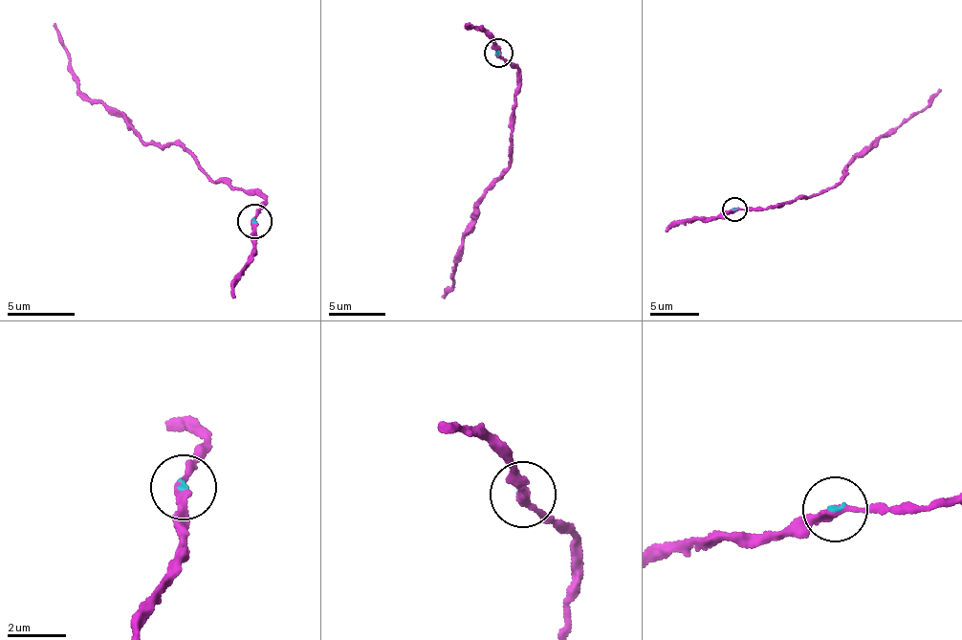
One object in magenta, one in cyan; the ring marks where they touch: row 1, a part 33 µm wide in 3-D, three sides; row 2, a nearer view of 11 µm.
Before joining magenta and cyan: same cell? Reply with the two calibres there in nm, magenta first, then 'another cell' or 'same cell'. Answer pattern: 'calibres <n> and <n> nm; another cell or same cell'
calibres 280 and 100 nm; another cell

